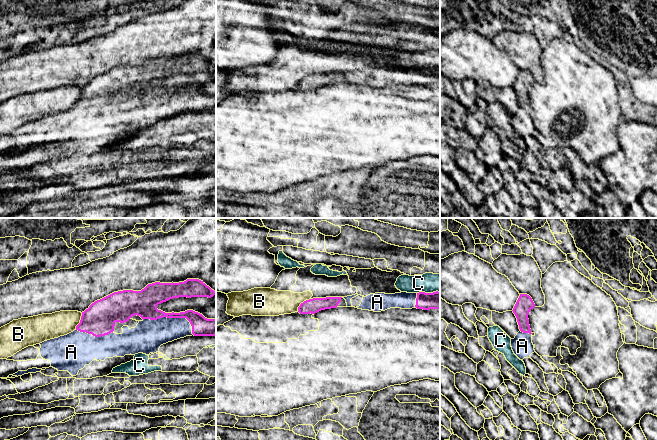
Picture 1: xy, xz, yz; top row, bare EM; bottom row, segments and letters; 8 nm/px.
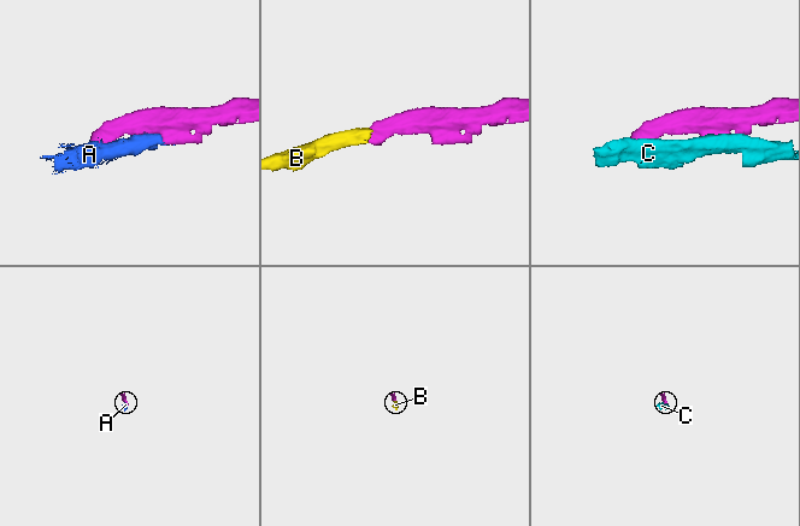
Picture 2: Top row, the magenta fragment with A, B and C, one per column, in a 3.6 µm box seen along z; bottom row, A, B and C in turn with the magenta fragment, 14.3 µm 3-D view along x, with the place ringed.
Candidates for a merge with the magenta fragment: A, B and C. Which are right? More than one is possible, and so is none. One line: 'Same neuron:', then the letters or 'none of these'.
Same neuron: A

